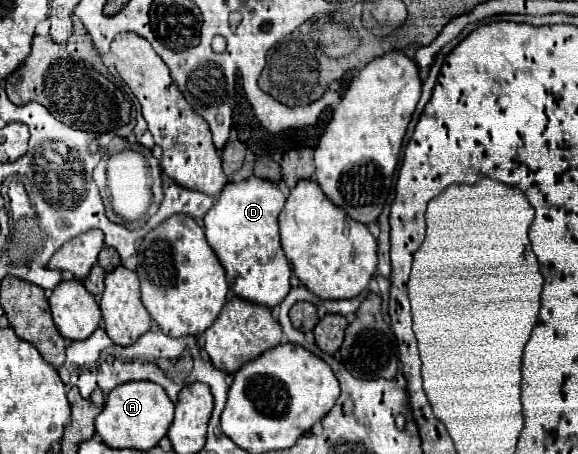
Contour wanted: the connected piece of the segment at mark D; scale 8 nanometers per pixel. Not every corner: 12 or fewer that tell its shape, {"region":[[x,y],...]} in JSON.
{"region":[[228,182],[204,218],[236,296],[274,308],[290,292],[284,194]]}

